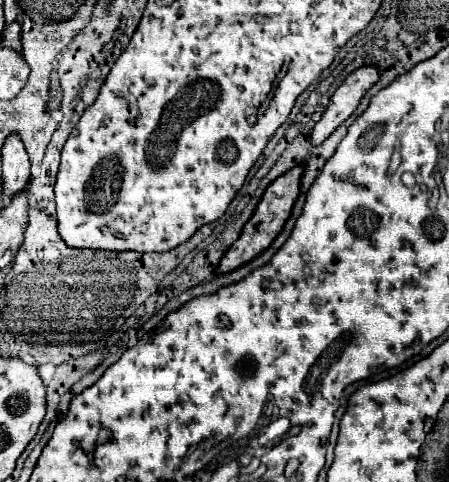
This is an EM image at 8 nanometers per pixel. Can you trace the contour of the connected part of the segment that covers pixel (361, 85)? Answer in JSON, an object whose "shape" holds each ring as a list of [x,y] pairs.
{"shape":[[[366,64],[366,66],[360,66],[358,70],[354,70],[330,98],[330,104],[328,104],[326,112],[322,114],[322,120],[312,130],[310,144],[312,146],[322,144],[344,120],[348,120],[348,116],[358,108],[362,96],[378,80],[380,80],[380,70],[374,64]]]}

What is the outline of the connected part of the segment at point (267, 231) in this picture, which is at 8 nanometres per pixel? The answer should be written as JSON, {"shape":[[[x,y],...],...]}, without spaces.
{"shape":[[[300,164],[300,166],[292,168],[292,170],[288,170],[286,174],[278,176],[278,178],[266,188],[266,192],[264,192],[264,196],[262,196],[262,202],[258,204],[258,208],[256,208],[256,212],[252,214],[252,218],[246,222],[246,228],[242,230],[240,238],[238,238],[238,240],[232,244],[232,248],[224,254],[224,258],[222,258],[222,262],[220,262],[218,270],[216,270],[218,274],[230,272],[230,270],[234,270],[234,268],[250,262],[254,256],[258,256],[262,250],[266,250],[266,248],[272,244],[272,240],[280,234],[284,222],[288,220],[290,210],[292,210],[292,206],[294,206],[294,202],[296,202],[296,198],[298,198],[298,194],[300,194],[300,178],[302,178],[302,174],[304,174],[304,166]]]}

